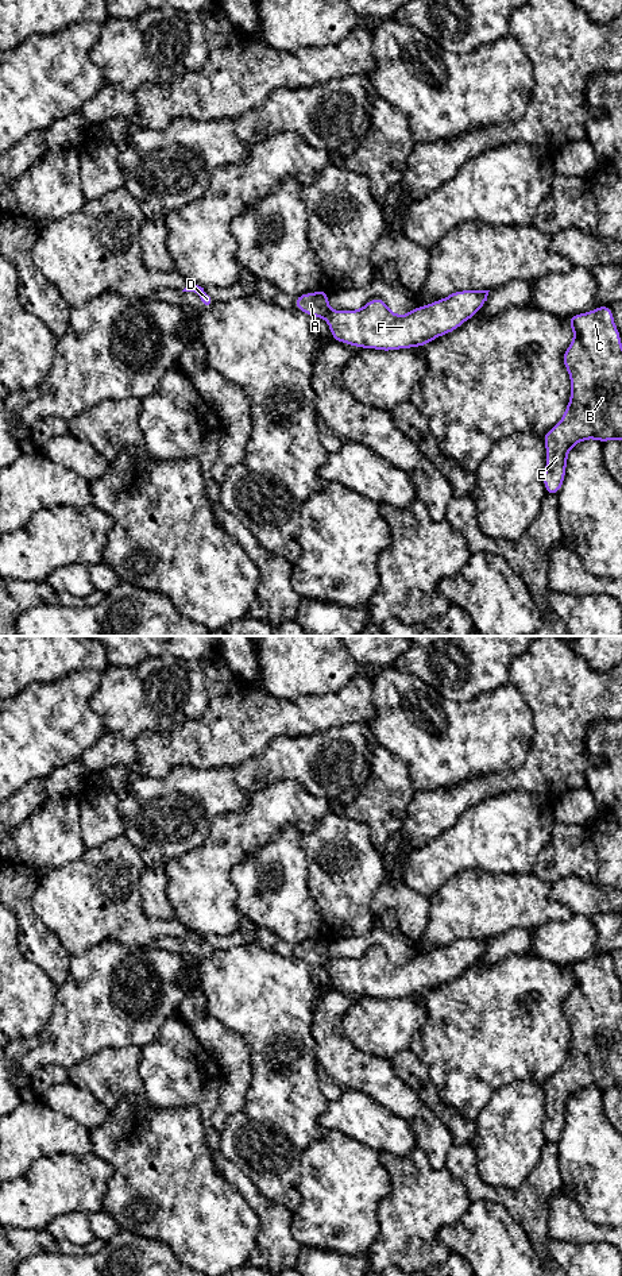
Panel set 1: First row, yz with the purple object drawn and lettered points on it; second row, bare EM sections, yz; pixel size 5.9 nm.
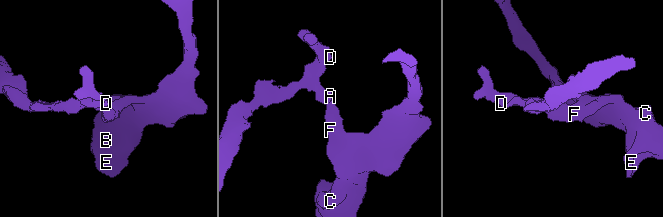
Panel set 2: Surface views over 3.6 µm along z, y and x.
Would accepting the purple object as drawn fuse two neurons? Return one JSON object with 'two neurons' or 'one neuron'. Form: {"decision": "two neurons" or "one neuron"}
{"decision": "two neurons"}

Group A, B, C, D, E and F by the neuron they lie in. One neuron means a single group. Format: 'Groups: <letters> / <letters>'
Groups: A D / B C E F

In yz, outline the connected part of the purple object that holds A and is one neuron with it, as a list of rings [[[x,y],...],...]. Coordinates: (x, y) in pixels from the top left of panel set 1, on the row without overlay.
[[[325,936],[316,941],[305,941],[297,944],[294,948],[295,957],[314,965],[324,965],[331,960],[328,951],[328,940]]]

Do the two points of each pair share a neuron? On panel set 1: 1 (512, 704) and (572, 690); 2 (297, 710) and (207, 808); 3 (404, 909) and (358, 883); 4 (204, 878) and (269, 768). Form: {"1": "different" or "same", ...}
{"1": "different", "2": "different", "3": "different", "4": "different"}

